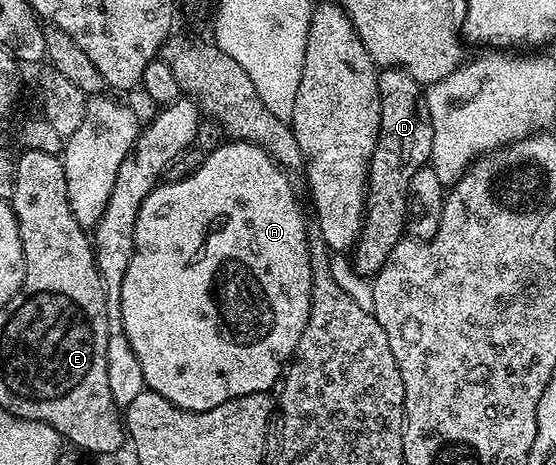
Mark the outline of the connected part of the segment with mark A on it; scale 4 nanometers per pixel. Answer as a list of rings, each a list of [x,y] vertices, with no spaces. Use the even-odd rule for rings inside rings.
[[[225,142],[213,153],[207,155],[206,161],[200,166],[200,170],[196,170],[188,178],[183,180],[171,180],[169,182],[159,183],[157,188],[152,190],[152,194],[148,194],[148,198],[144,198],[144,202],[140,206],[140,214],[136,218],[136,230],[134,231],[134,253],[132,254],[132,262],[128,262],[128,274],[124,274],[124,286],[122,287],[122,317],[124,318],[124,330],[128,342],[132,346],[132,350],[136,354],[136,358],[140,362],[140,370],[144,370],[144,382],[147,389],[156,394],[160,394],[177,406],[189,412],[203,412],[204,410],[212,410],[216,406],[220,406],[229,400],[235,400],[241,396],[248,394],[256,394],[257,392],[269,393],[270,387],[277,385],[283,379],[284,369],[291,363],[292,357],[298,351],[298,343],[306,329],[306,323],[310,314],[310,291],[312,290],[312,270],[310,269],[310,251],[308,250],[308,242],[310,236],[306,232],[306,216],[302,213],[302,204],[298,201],[298,196],[294,193],[294,184],[289,180],[287,169],[280,167],[263,148],[255,144],[244,144],[241,142]]]

